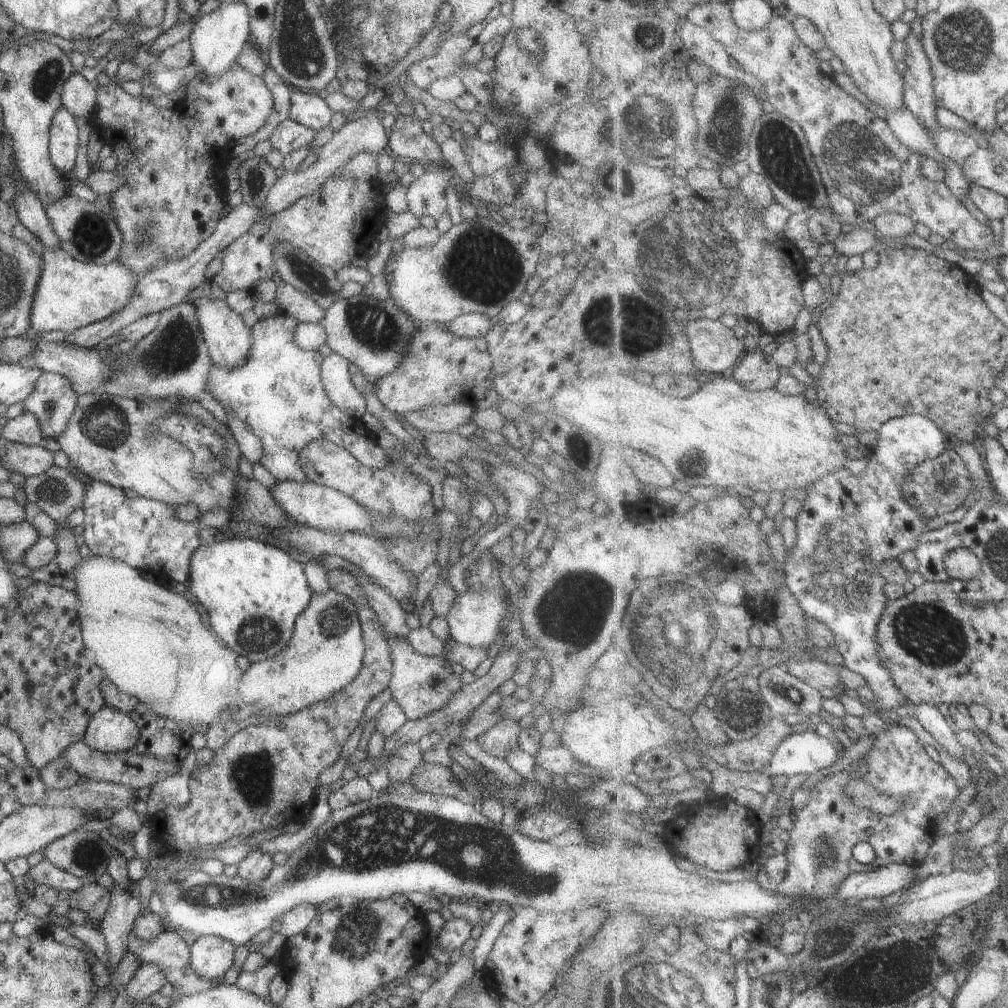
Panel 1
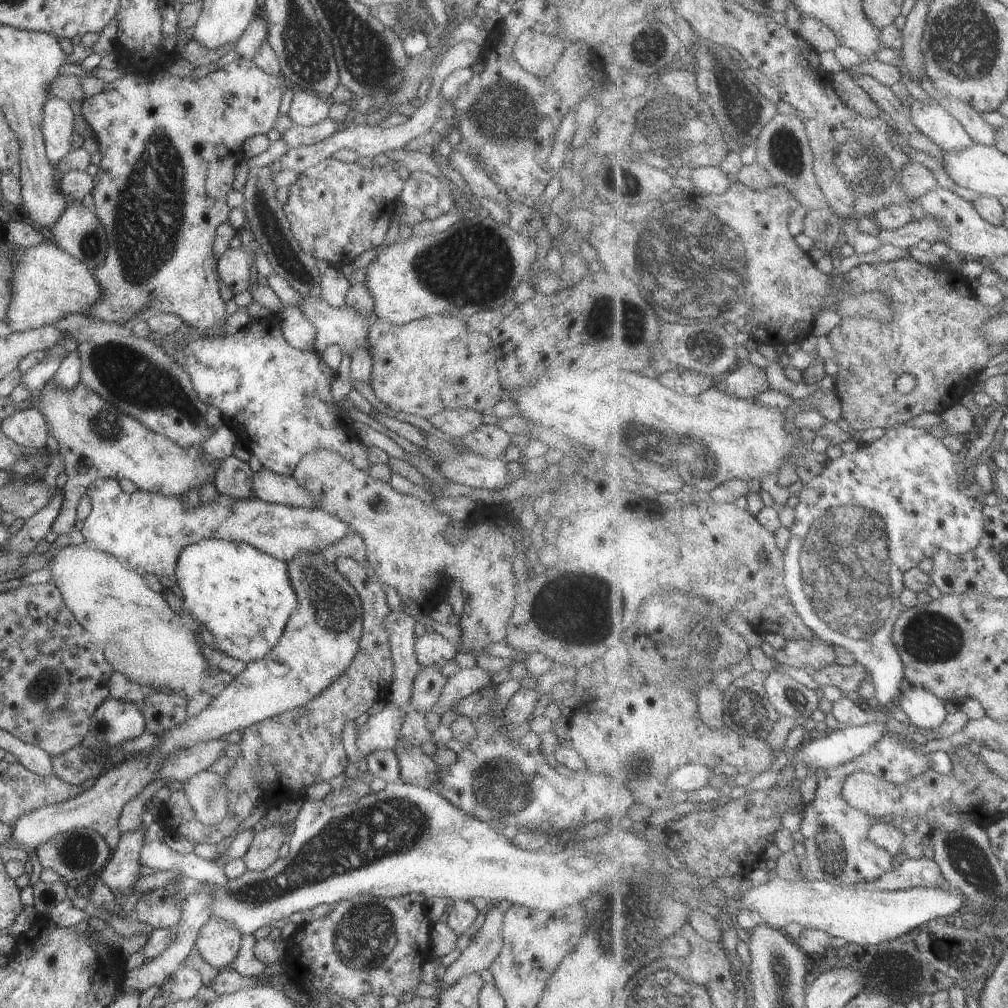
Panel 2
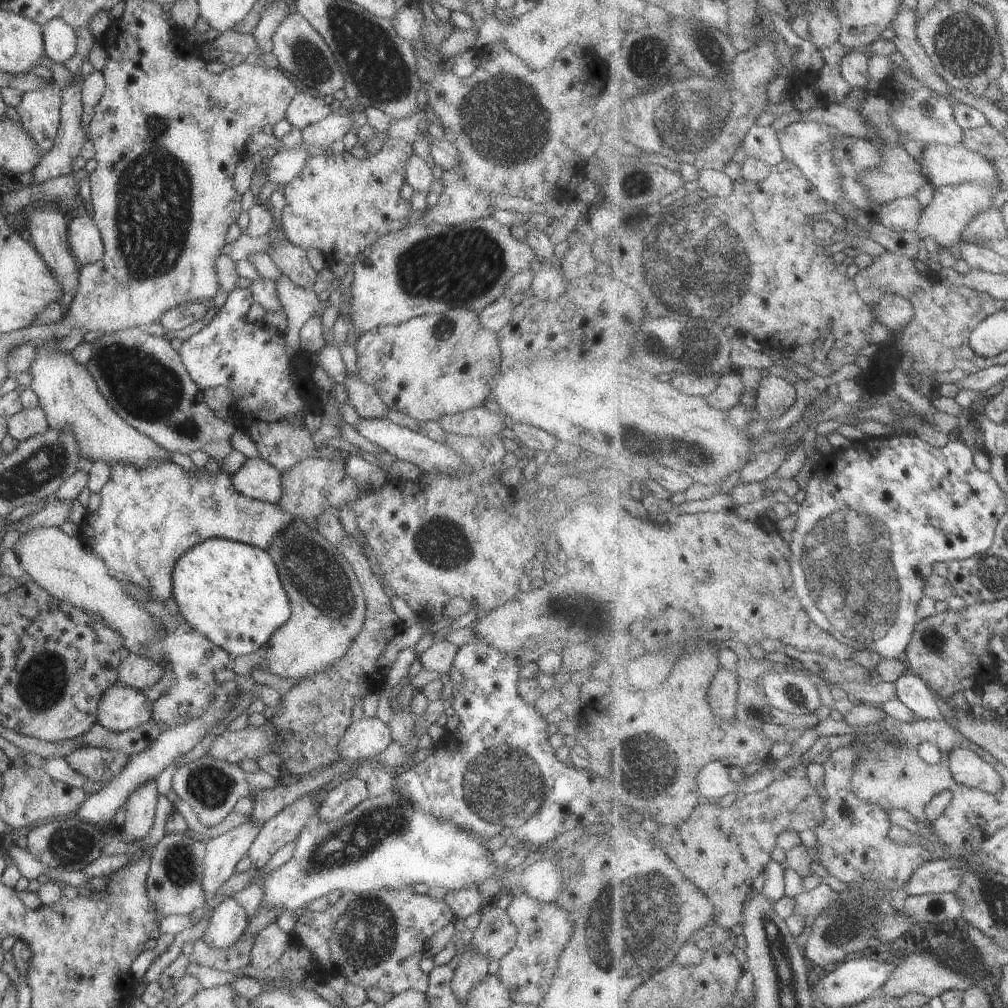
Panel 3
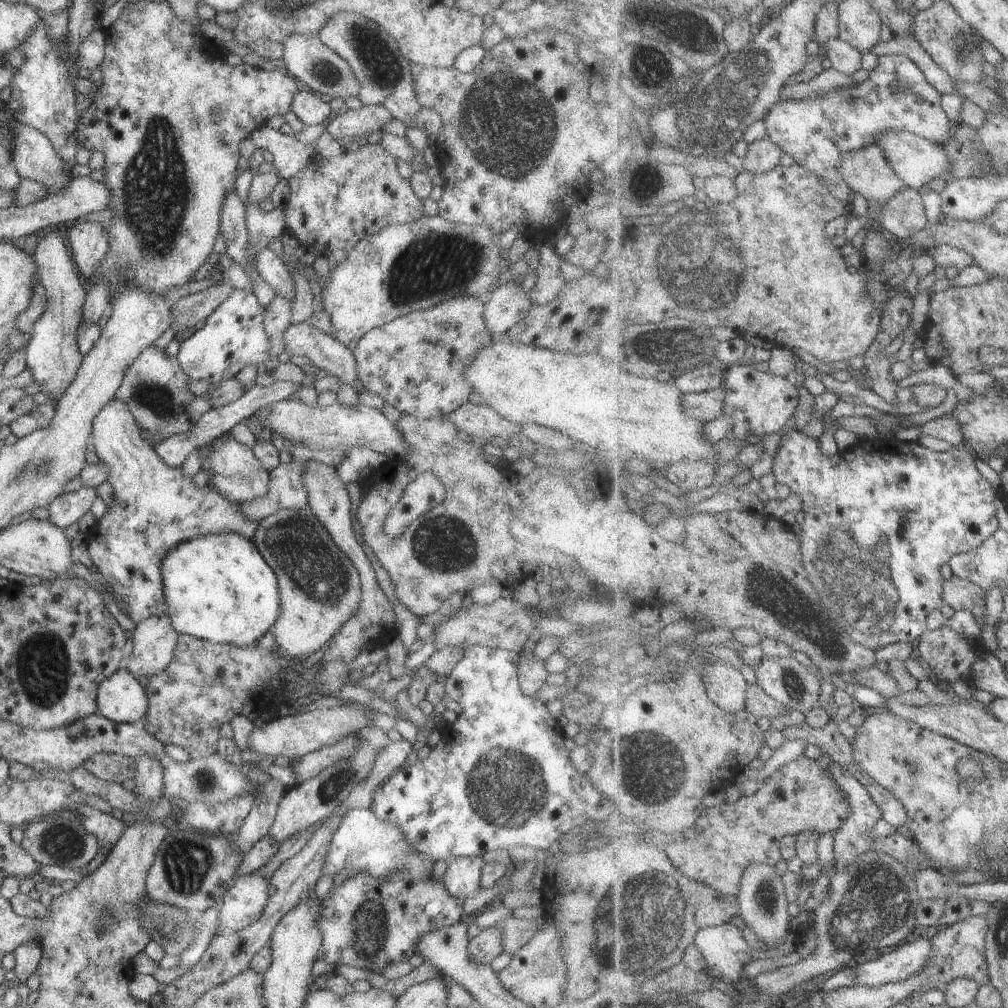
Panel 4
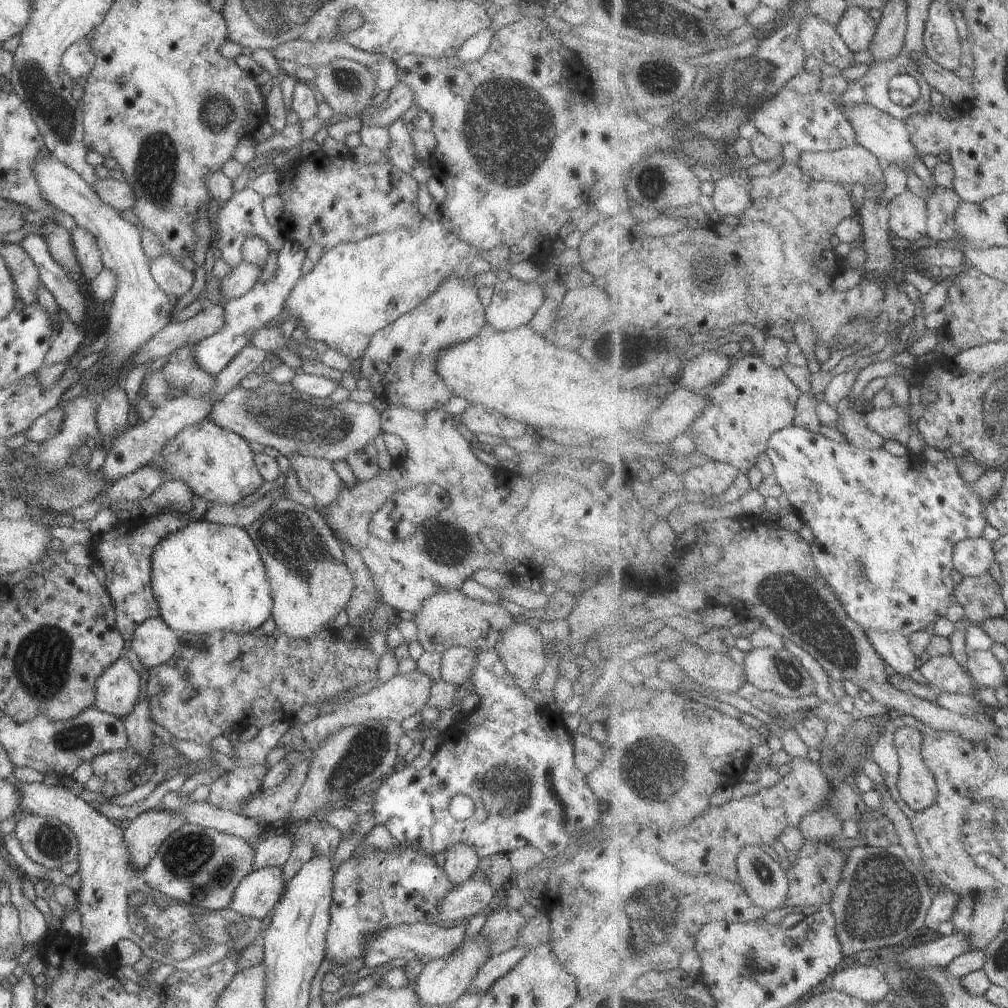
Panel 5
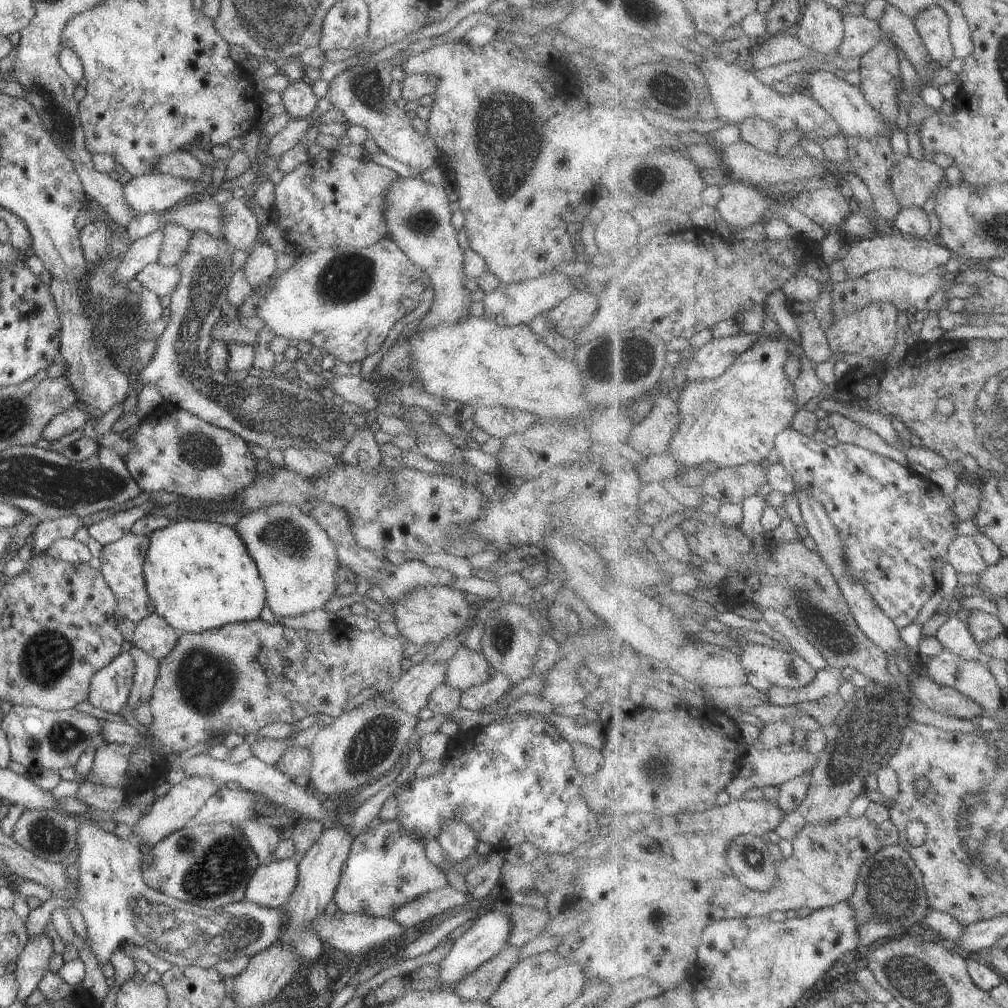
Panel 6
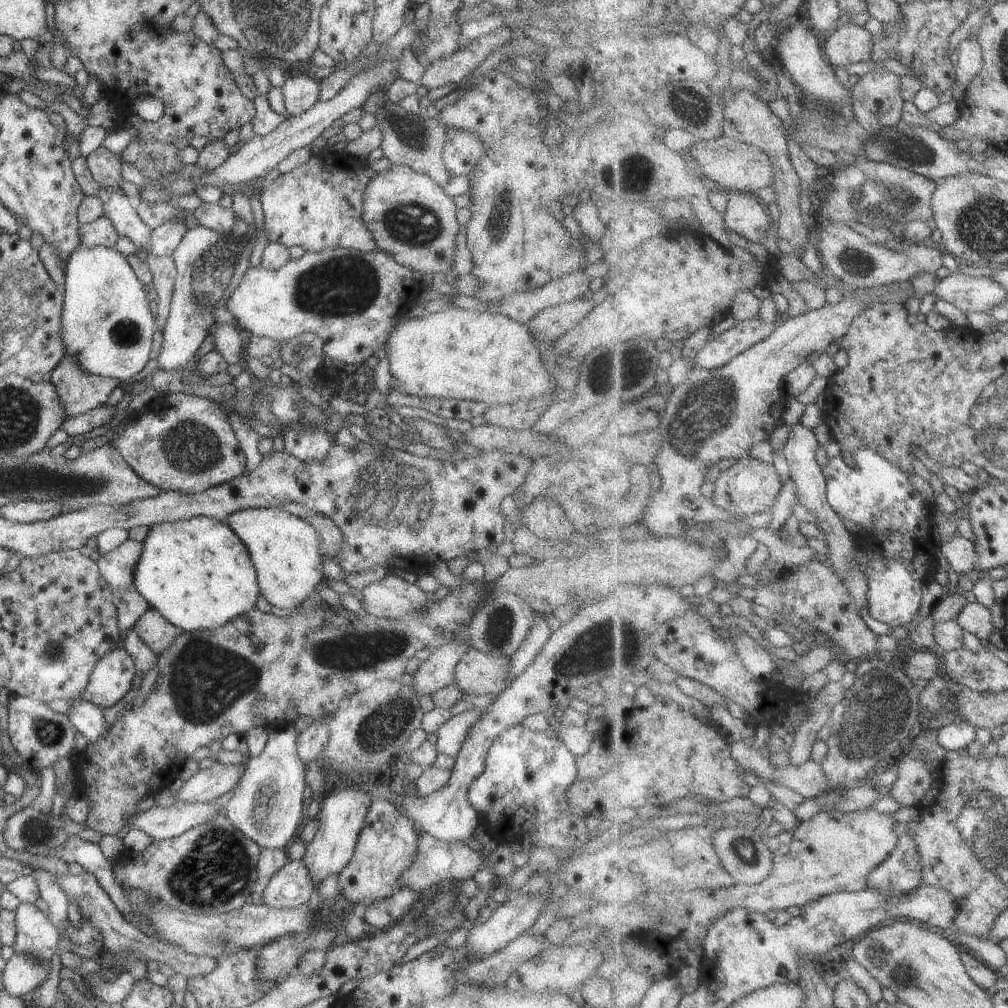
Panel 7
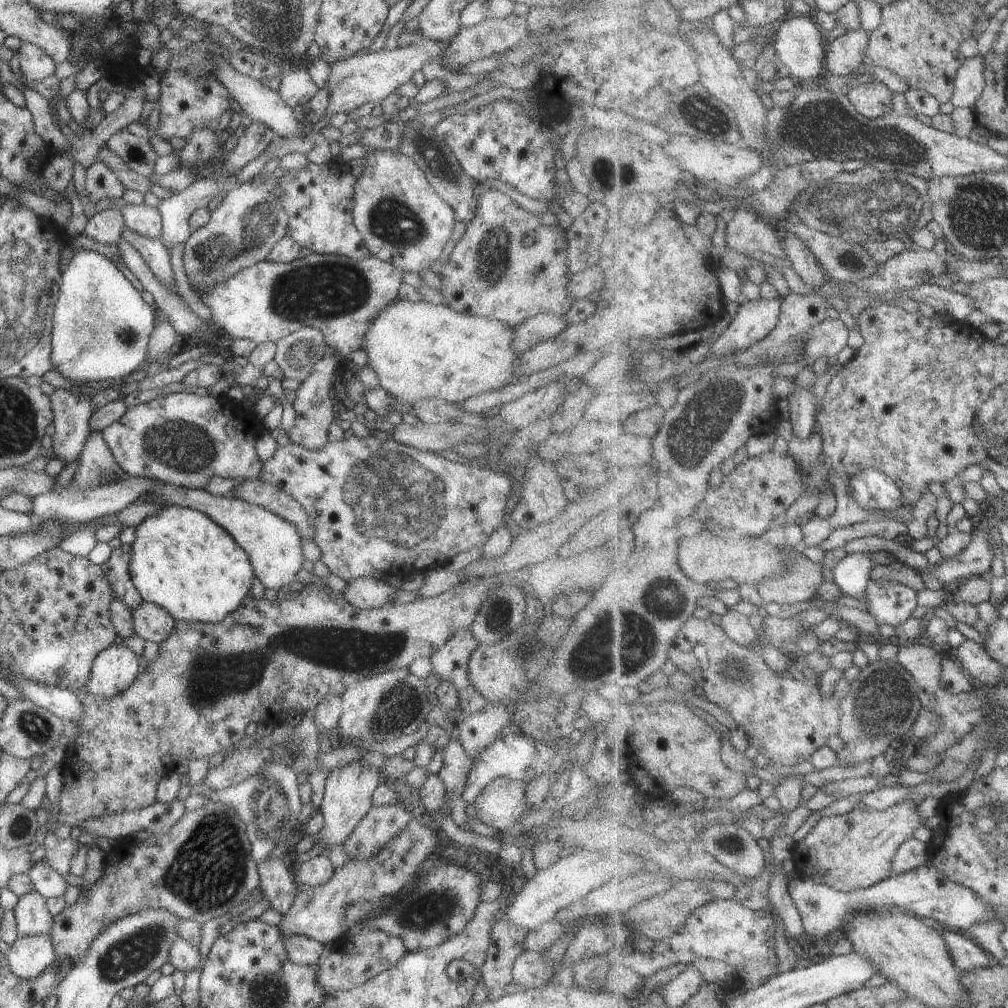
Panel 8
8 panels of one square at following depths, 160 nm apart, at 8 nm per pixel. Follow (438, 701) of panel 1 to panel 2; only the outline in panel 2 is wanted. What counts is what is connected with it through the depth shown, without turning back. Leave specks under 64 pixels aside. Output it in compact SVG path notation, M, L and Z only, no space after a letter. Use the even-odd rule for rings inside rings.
M421 666L421 671L415 676L408 710L428 711L439 701L444 685L449 675L444 675L440 669Z

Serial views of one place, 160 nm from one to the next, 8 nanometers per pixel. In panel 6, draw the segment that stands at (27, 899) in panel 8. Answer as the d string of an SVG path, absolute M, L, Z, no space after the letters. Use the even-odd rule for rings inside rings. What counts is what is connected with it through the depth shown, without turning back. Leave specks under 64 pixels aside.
M47 934L32 936L28 940L15 962L16 969L13 974L18 982L16 1000L26 1003L27 998L38 988L38 983L47 973L52 955L53 944Z

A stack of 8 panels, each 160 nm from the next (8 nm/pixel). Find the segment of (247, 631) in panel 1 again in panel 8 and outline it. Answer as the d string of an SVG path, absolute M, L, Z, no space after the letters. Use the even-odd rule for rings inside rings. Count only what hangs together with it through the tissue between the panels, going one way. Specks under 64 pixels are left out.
M164 505L162 512L148 516L135 528L136 540L132 544L130 575L143 602L164 608L175 621L216 624L237 610L250 595L255 578L248 554L236 540L206 514L191 508Z

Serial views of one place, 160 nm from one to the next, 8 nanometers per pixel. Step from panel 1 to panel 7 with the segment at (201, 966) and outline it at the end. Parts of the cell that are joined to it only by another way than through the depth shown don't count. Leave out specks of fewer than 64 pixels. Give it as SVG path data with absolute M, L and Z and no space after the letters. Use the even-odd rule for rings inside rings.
M300 859L284 864L259 891L262 893L261 900L264 905L290 909L313 902L317 889L314 880L310 878L310 872Z

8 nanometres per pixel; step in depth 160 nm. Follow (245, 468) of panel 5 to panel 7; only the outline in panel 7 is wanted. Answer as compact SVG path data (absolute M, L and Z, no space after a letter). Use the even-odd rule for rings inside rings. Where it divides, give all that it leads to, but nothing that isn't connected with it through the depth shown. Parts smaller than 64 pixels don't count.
M170 393L166 396L159 395L155 400L151 401L147 407L133 415L134 422L129 426L124 426L124 428L118 432L118 437L114 438L114 440L110 443L114 446L114 448L116 448L116 450L118 450L118 452L120 452L122 458L128 462L128 465L133 469L133 472L137 476L140 476L140 479L148 482L148 484L156 486L156 488L161 491L178 491L184 494L200 493L208 488L229 482L230 480L241 476L245 472L247 459L242 451L242 448L240 447L234 430L232 430L232 426L230 426L230 423L228 422L228 415L226 415L226 412L220 409L216 402L210 401L205 396L201 396L200 394L195 394L192 396L183 393Z

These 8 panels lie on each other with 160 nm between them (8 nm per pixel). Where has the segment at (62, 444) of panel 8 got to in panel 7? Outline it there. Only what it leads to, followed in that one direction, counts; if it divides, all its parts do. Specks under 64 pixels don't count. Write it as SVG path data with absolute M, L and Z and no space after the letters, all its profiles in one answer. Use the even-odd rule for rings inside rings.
M74 354L62 358L58 366L52 370L50 382L56 386L67 416L78 416L104 406L112 392L121 384L116 378L84 372L78 366L78 358Z

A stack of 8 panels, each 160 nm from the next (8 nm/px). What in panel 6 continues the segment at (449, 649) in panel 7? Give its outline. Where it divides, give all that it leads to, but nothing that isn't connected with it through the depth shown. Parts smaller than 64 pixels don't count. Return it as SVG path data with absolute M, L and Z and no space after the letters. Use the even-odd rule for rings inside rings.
M424 659L420 664L414 663L406 672L402 672L390 690L383 692L384 696L386 700L398 704L400 710L417 716L427 707L432 690L444 683L446 668L446 662L428 662Z

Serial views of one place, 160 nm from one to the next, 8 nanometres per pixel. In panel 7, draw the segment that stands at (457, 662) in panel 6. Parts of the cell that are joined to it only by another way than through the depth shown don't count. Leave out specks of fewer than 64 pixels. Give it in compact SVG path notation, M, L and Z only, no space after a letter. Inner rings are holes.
M470 647L454 668L454 685L468 695L500 695L509 688L511 658L496 658Z

